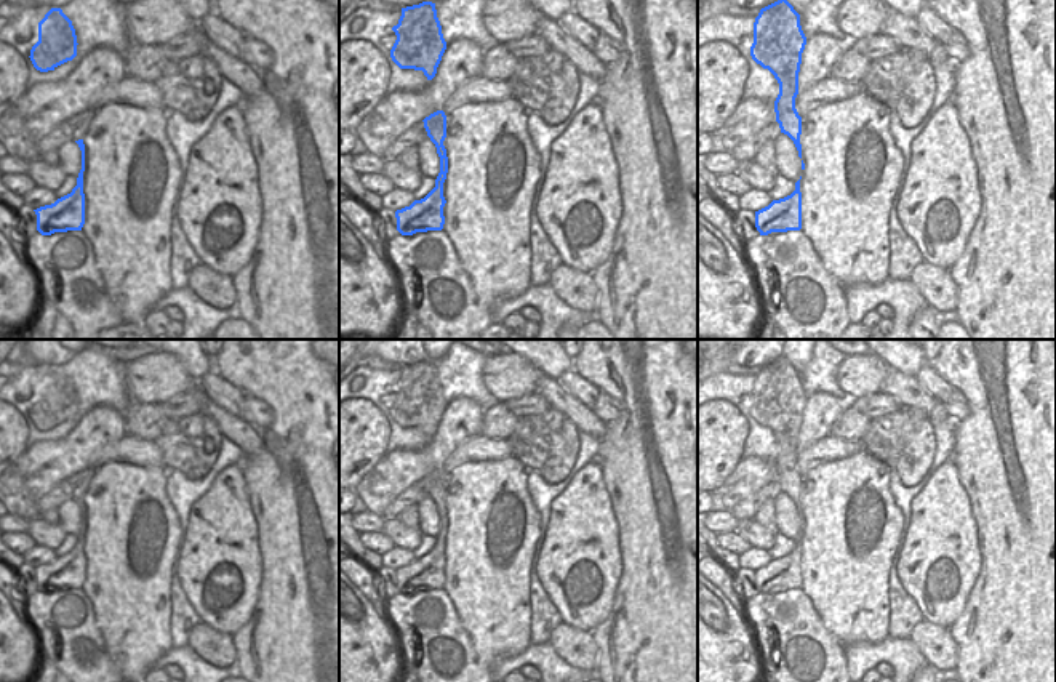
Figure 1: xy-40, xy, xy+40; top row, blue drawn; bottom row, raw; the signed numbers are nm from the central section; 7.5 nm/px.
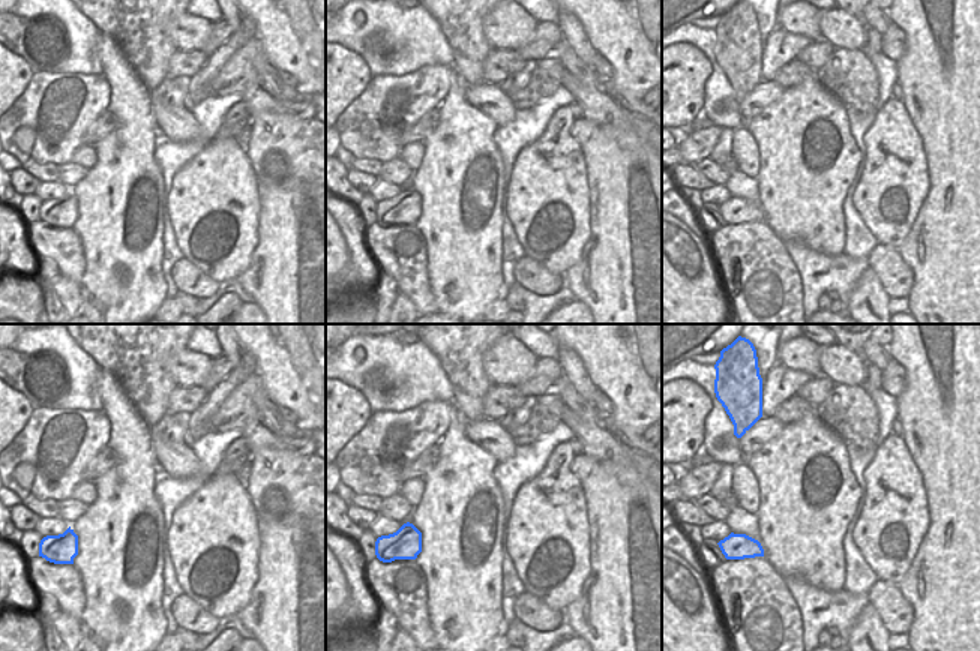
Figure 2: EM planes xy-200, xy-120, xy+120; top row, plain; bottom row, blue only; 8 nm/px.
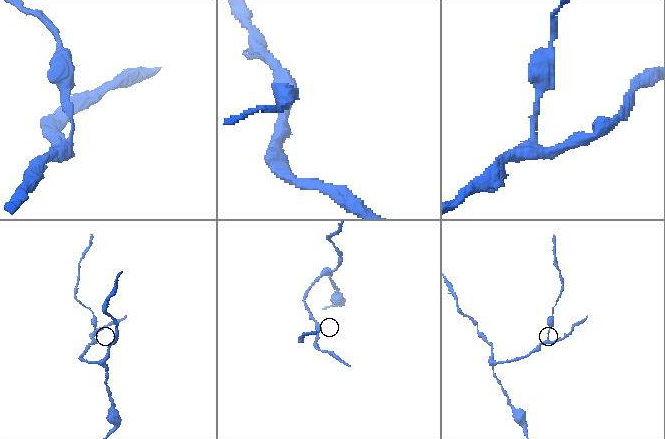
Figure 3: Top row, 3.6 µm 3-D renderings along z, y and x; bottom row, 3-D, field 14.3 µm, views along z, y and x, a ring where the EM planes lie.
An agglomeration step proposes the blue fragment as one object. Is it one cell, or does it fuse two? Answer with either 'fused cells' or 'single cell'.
single cell

